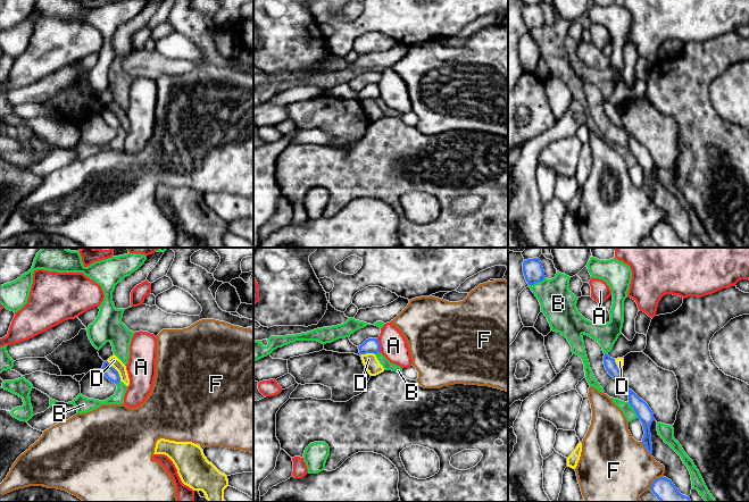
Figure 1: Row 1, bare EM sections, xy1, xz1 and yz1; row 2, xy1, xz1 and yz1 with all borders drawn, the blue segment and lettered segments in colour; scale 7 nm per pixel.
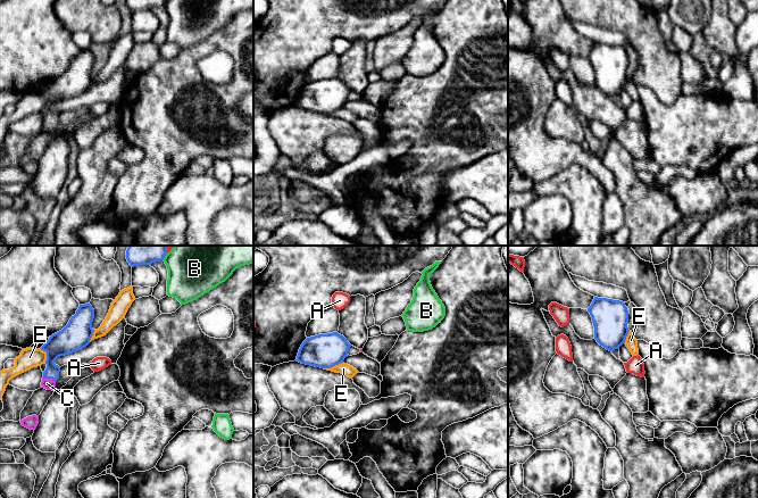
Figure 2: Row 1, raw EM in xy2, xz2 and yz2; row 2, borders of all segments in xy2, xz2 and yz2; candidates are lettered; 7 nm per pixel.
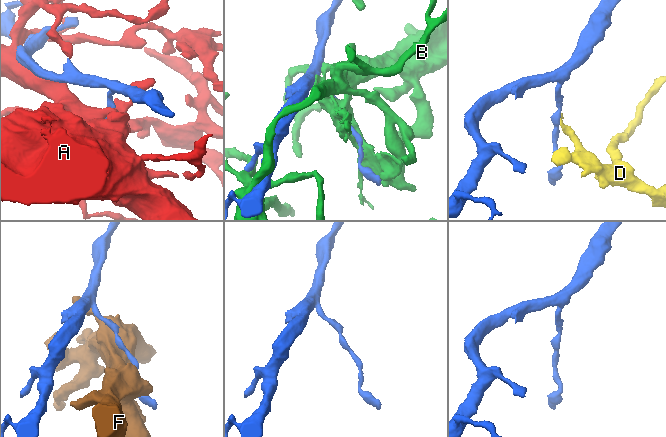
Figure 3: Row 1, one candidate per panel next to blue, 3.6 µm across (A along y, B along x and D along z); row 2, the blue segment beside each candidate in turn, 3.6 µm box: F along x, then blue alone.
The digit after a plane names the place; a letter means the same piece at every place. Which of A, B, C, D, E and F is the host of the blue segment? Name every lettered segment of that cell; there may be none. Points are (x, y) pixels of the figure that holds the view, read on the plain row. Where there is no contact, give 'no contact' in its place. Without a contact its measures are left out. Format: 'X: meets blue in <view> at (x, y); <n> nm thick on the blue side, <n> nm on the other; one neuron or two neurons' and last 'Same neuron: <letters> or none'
A: meets blue in xz1 at (379, 91); 110 nm thick on the blue side, 190 nm on the other; two neurons
B: meets blue in yz1 at (537, 27); 140 nm thick on the blue side, 240 nm on the other; two neurons
C: meets blue in xy2 at (49, 123); 160 nm thick on the blue side, 80 nm on the other; one neuron
D: meets blue in xy1 at (116, 116); 90 nm thick on the blue side, 70 nm on the other; two neurons
E: meets blue in xz2 at (333, 110); 240 nm thick on the blue side, 80 nm on the other; two neurons
F: meets blue in yz1 at (654, 226); 170 nm thick on the blue side, 460 nm on the other; two neurons
Same neuron: C

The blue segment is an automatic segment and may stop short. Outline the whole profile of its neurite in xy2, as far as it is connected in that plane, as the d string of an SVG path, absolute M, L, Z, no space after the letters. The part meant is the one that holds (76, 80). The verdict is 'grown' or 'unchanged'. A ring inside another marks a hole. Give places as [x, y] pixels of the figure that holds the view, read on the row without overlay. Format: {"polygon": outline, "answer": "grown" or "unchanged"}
{"polygon": "M90 49L80 50L68 69L61 76L52 80L41 92L41 96L47 98L47 114L43 117L42 133L55 136L60 117L60 113L55 109L58 102L76 98L90 89L94 77L92 74L93 64L92 51Z", "answer": "grown"}

